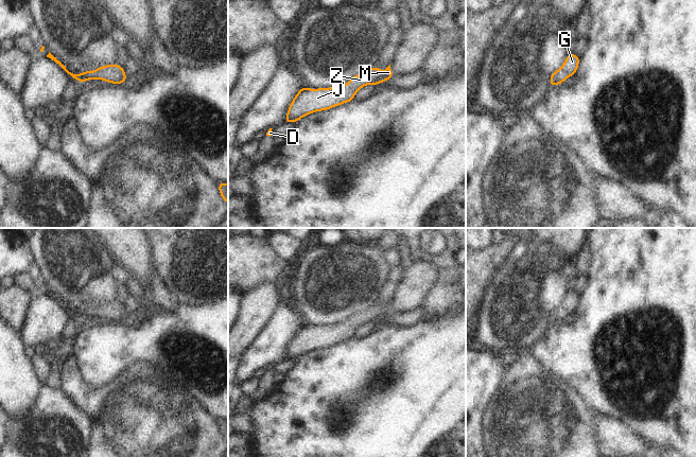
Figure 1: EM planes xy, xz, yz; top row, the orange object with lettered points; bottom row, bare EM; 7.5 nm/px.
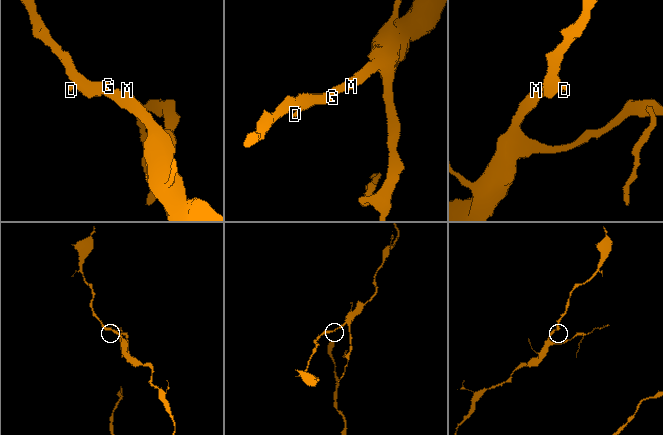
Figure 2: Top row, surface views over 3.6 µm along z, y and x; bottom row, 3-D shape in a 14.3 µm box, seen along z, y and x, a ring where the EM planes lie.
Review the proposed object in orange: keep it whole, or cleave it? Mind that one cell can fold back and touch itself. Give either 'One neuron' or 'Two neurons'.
One neuron.

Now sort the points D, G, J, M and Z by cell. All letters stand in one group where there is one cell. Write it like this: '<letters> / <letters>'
D G J M Z

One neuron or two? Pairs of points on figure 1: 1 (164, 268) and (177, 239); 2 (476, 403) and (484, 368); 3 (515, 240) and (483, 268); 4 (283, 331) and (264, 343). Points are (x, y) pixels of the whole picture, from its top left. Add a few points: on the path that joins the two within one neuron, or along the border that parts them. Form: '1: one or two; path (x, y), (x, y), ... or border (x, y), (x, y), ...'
1: one; path (172, 261), (177, 256), (177, 246)
2: one; path (476, 394), (476, 376)
3: one; path (507, 245), (490, 261)
4: one; path (279, 333), (268, 343)

